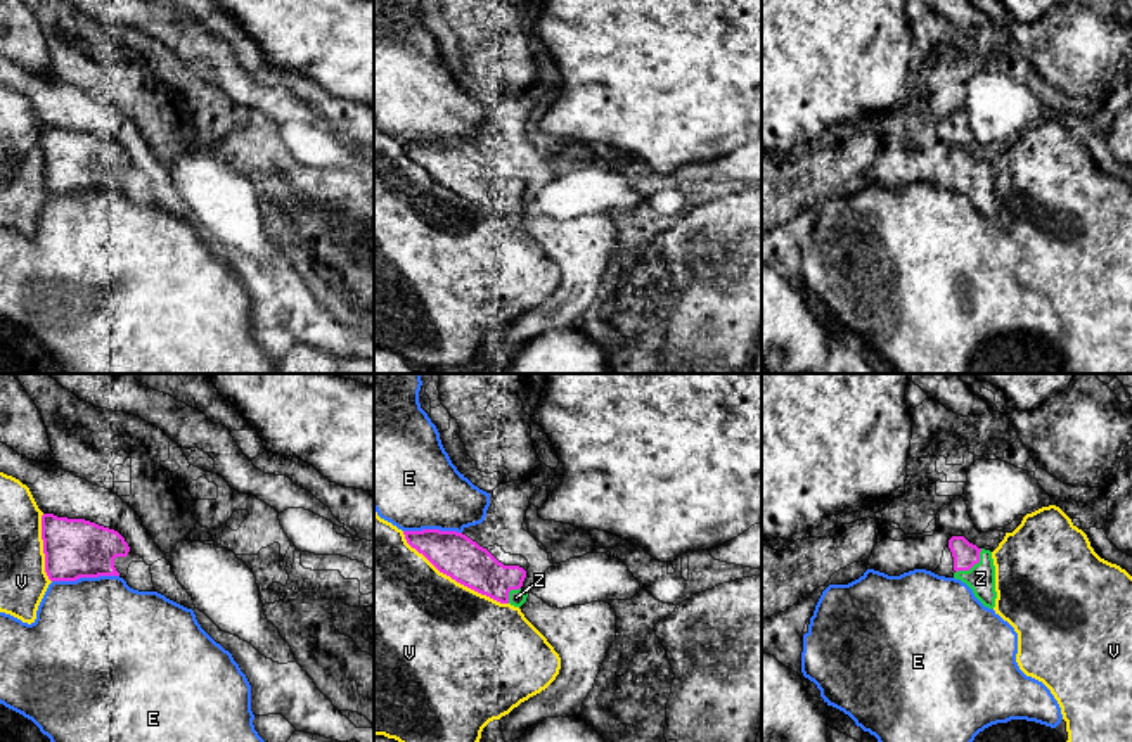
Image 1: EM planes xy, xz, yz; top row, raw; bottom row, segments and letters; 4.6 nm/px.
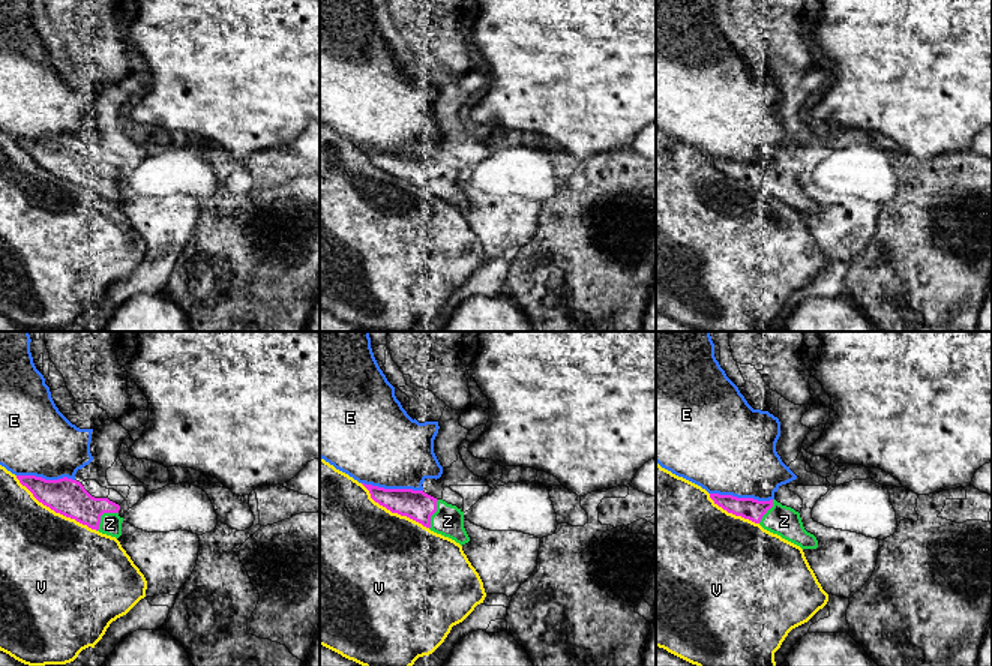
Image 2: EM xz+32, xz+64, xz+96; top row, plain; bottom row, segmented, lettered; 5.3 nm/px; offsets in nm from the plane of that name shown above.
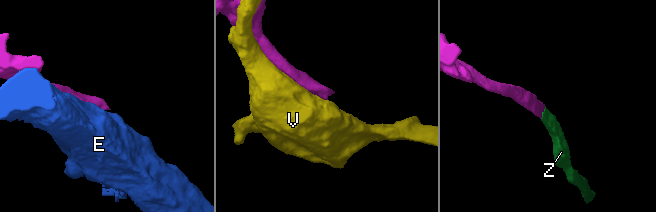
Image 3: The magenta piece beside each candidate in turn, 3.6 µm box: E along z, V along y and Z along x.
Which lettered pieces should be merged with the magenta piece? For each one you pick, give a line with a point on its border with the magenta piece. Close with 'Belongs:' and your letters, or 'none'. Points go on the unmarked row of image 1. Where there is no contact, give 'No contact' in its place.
Z: Touches magenta at yz (973, 177)
Belongs: Z

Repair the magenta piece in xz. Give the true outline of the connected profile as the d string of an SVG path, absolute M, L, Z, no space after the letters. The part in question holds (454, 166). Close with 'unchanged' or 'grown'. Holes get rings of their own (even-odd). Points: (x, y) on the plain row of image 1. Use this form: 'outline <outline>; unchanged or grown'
outline M403 144L407 156L440 185L500 216L521 220L528 206L521 202L526 183L504 178L486 161L457 144Z; grown

